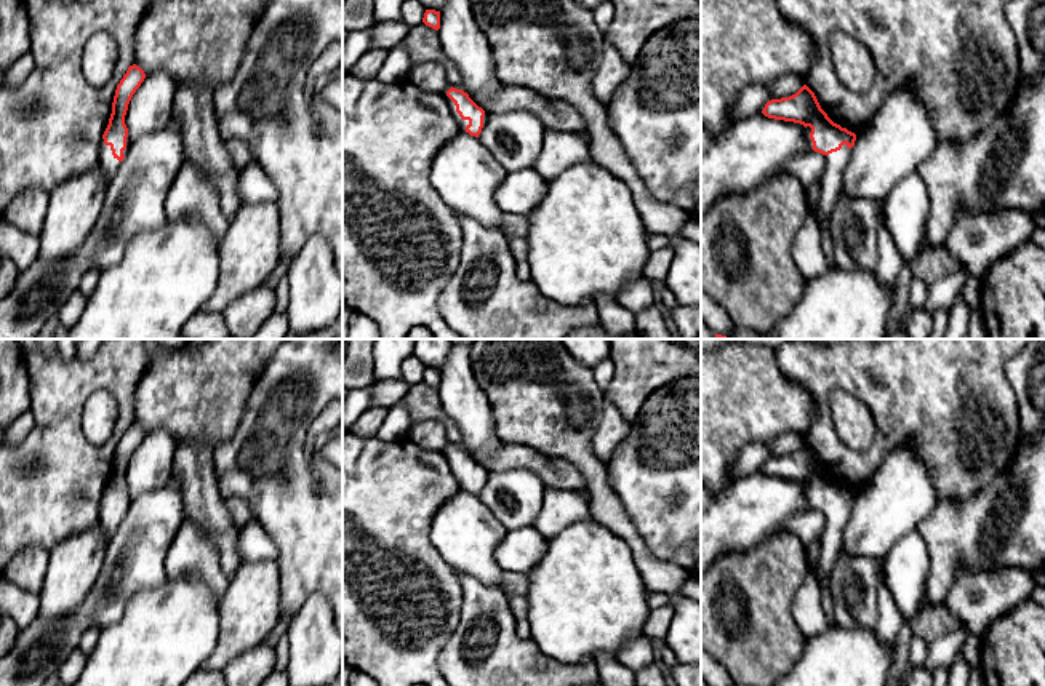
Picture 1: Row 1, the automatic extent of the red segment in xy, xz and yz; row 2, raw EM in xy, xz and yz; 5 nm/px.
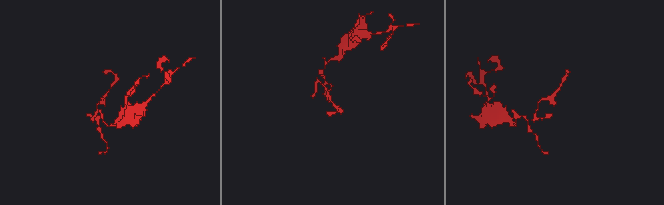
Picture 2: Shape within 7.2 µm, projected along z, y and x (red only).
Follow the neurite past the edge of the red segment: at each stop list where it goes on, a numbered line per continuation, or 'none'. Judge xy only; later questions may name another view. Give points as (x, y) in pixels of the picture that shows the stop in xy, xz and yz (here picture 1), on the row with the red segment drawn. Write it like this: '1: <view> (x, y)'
1: xy (109, 165)

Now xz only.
1: xz (461, 123)

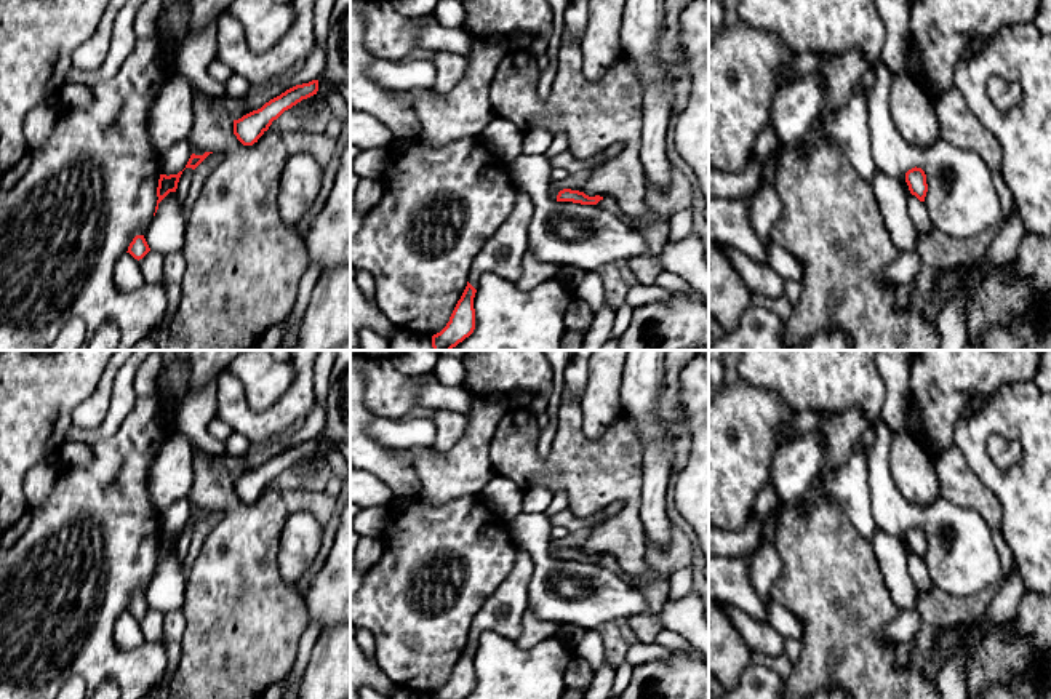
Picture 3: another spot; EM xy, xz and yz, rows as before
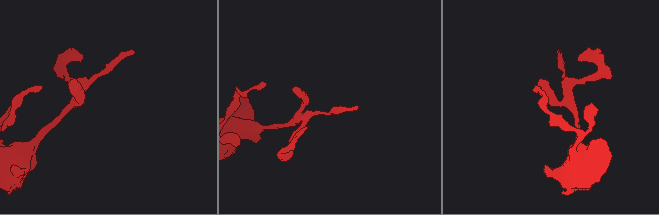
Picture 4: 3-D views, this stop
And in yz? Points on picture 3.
none

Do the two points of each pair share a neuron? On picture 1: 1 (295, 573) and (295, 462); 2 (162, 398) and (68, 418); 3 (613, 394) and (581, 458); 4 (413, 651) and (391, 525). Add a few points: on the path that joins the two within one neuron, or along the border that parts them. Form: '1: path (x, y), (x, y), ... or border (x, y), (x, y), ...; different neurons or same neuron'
1: path (295, 546), (295, 490); same neuron
2: border (148, 370), (136, 386), (132, 421); different neurons
3: border (602, 390), (608, 402); different neurons
4: path (391, 619), (391, 557); same neuron

